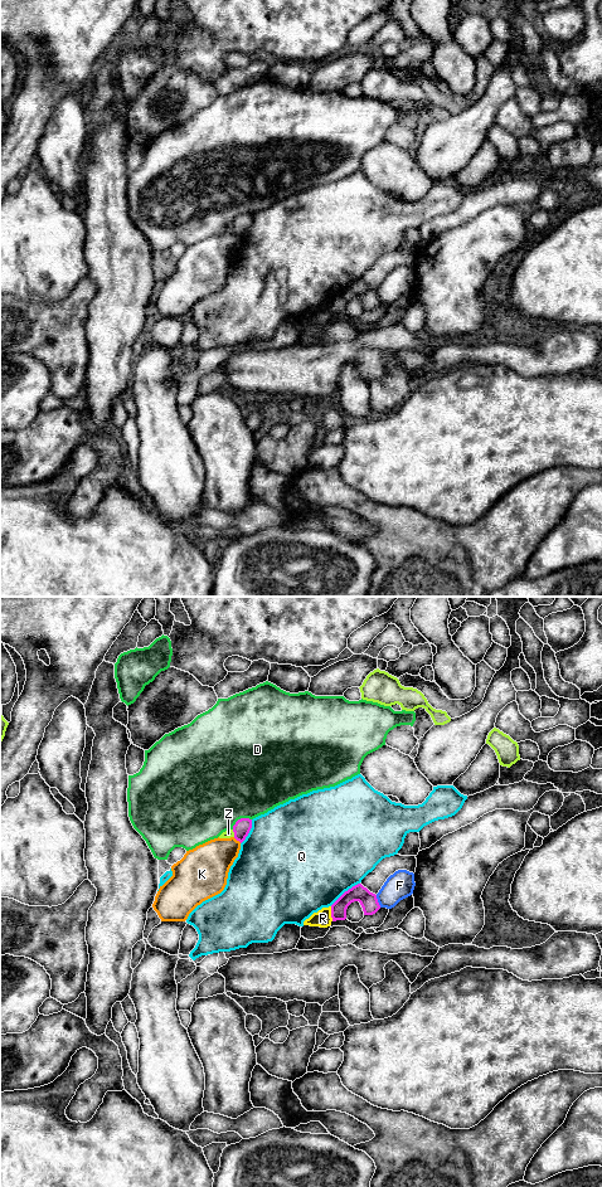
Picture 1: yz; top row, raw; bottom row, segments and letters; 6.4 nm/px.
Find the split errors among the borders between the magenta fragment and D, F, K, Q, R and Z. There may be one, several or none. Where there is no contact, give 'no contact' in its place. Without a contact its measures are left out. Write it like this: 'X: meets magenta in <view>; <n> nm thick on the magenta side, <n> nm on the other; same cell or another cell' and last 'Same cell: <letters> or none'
D: meets magenta in yz; 110 nm thick on the magenta side, 500 nm on the other; another cell
F: meets magenta in yz; 120 nm thick on the magenta side, 170 nm on the other; another cell
K: meets magenta in yz; 110 nm thick on the magenta side, 280 nm on the other; another cell
Q: meets magenta in yz; 120 nm thick on the magenta side, 500 nm on the other; another cell
R: meets magenta in yz; 120 nm thick on the magenta side, 110 nm on the other; another cell
Z: meets magenta in yz; 110 nm thick on the magenta side, 50 nm on the other; another cell
Same cell: none

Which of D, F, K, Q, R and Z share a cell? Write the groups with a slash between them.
D / F / K / Q / R / Z

